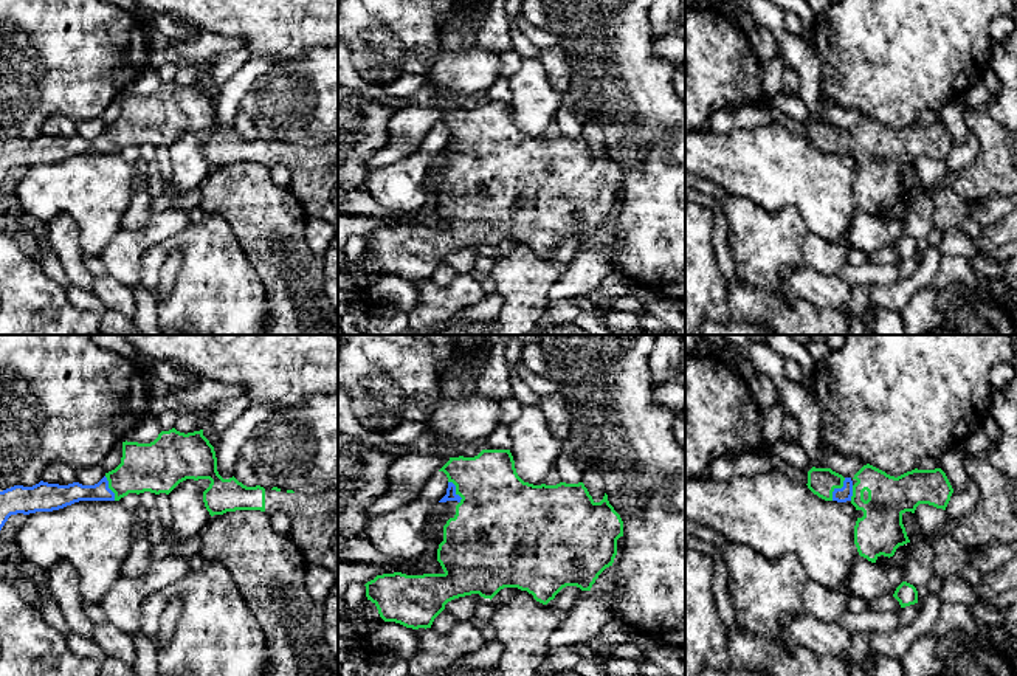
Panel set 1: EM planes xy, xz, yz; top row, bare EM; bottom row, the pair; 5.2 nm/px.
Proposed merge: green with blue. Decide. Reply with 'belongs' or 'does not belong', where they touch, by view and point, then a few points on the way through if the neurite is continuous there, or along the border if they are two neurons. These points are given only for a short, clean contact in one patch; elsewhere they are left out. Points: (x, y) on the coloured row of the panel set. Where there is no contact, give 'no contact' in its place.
belongs; contact yz (837, 487); way yz (820, 481), (837, 487), (841, 495)

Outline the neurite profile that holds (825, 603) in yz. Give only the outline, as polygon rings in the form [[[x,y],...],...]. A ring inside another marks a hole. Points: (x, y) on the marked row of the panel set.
[[[808,580],[803,589],[808,612],[831,623],[837,623],[839,617],[848,611],[848,598],[850,594],[828,589],[814,580]]]

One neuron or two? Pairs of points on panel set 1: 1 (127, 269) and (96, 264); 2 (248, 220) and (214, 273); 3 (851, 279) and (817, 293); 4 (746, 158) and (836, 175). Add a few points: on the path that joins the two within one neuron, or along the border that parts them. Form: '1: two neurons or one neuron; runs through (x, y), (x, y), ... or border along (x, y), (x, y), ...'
1: two neurons; border along (98, 255), (107, 273)
2: two neurons; border along (208, 214), (228, 224), (255, 269)
3: two neurons; border along (837, 275), (850, 287)
4: one neuron; runs through (768, 165), (800, 175), (814, 175)

